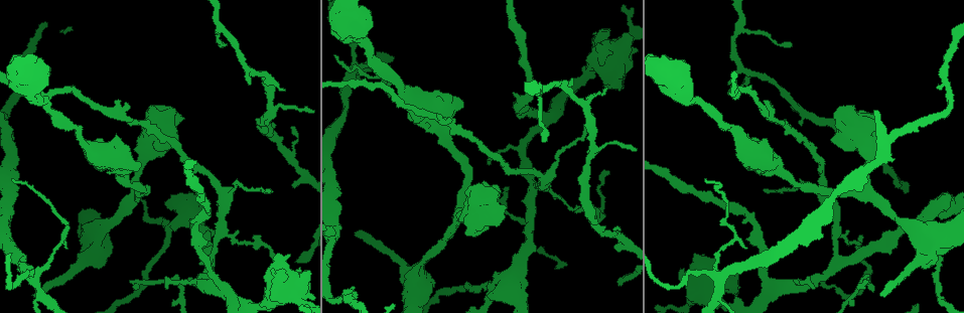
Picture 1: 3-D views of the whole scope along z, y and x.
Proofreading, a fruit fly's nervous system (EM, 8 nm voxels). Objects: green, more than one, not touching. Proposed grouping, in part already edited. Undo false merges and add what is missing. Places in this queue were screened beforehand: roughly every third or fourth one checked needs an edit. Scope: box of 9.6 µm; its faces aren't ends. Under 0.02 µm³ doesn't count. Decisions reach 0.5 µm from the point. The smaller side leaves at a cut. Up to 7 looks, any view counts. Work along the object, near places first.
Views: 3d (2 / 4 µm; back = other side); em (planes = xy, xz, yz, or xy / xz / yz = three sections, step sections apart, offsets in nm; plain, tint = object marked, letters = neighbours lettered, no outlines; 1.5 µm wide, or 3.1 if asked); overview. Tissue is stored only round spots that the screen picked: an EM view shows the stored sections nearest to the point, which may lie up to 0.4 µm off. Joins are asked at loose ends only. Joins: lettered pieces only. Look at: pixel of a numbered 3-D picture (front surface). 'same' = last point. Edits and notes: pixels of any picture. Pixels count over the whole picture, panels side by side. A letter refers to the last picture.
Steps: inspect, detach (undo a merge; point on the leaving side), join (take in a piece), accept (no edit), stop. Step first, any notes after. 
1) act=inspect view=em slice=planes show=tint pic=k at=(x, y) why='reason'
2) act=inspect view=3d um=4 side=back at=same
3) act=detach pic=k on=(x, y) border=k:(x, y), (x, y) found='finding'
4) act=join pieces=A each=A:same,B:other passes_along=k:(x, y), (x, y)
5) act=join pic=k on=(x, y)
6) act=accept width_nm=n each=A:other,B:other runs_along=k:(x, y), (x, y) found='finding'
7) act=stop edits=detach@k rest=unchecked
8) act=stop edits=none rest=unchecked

act=inspect view=3d um=4 pic=1 at=(881, 295) why='branch stops here'

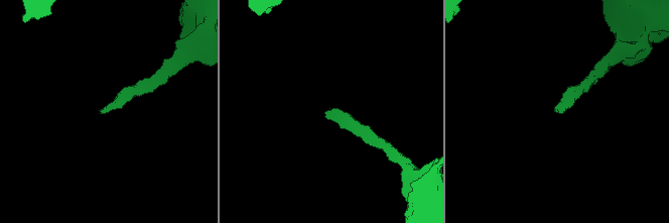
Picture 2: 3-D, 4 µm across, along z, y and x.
act=inspect view=em slice=xz step=8 show=tint pic=2 at=(558, 110)

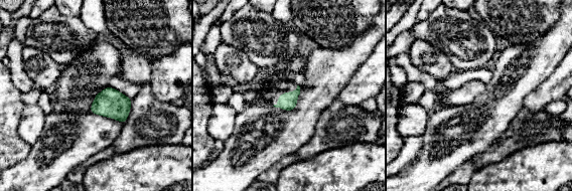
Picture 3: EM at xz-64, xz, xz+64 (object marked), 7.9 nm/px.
act=inspect view=em slice=planes show=letters at=same why='cut it another way'

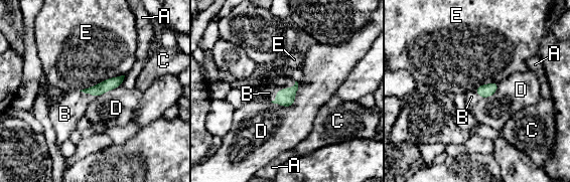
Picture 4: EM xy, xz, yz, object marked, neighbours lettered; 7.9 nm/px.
act=join pieces=B longest_contact=E:380nm each=A:other,B:same,C:other,D:other,E:other found='the neuron continues'

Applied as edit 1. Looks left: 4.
act=inspect view=overview

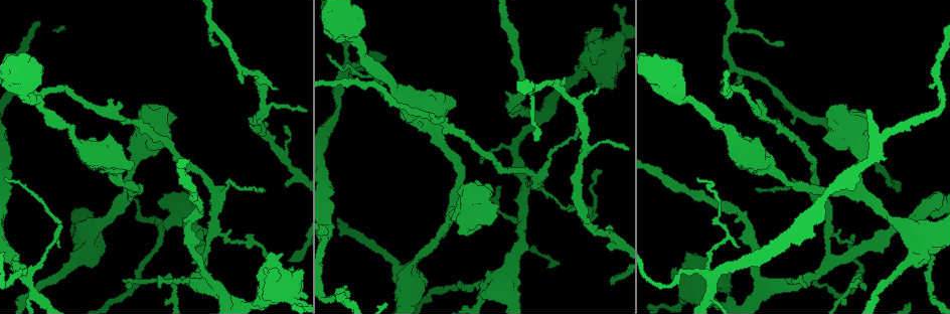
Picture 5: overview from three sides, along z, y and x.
act=inspect view=em slice=planes show=letters pic=5 at=(760, 103) why='an open end'

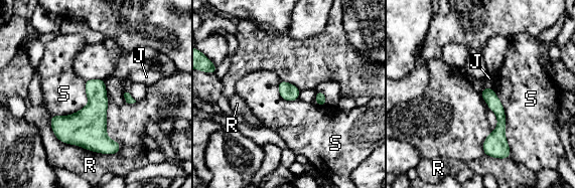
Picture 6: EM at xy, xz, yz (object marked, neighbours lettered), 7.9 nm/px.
act=accept each=J:other,R:other,S:other runs_along=6:(489, 89), (500, 130), (487, 147) found='none of them fits'

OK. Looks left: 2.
act=stop edits=join@4 rest=unchecked

